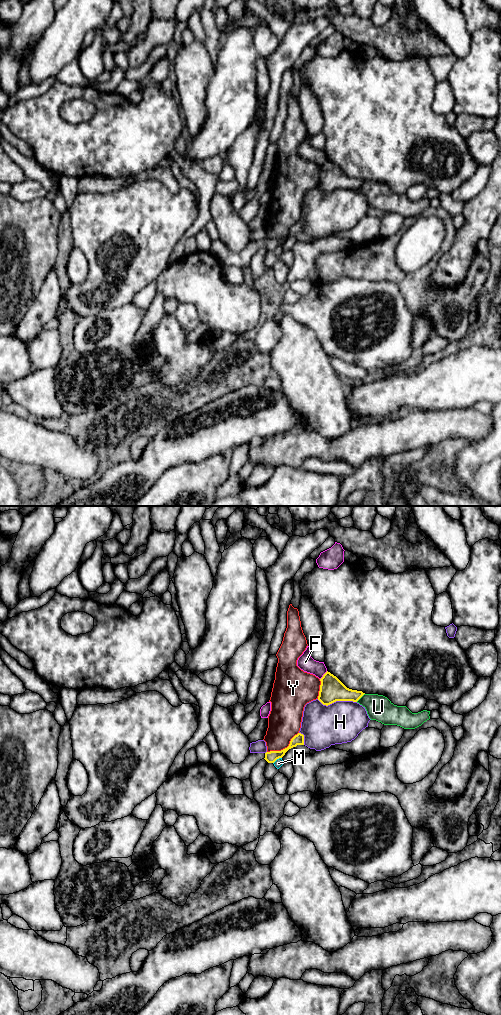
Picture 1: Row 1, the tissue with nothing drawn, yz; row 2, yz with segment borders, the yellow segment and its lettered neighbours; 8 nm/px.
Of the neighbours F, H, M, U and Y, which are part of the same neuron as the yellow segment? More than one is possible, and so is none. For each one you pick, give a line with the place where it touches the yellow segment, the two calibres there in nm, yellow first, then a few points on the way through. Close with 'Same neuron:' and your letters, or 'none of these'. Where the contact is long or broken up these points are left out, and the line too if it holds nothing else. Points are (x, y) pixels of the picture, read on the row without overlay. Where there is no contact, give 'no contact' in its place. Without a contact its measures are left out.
Same neuron: none of these

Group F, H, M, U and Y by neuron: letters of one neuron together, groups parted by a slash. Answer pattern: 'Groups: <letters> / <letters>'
Groups: F / H / M / U / Y

